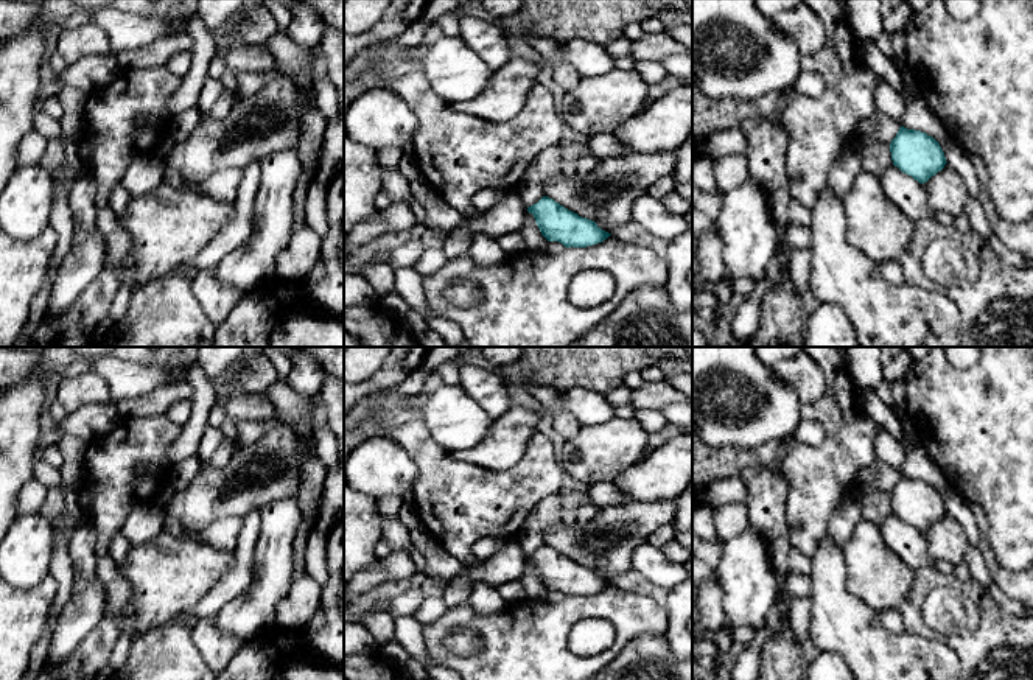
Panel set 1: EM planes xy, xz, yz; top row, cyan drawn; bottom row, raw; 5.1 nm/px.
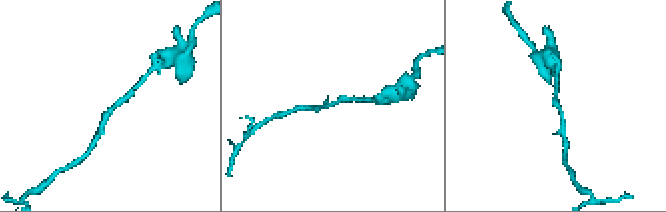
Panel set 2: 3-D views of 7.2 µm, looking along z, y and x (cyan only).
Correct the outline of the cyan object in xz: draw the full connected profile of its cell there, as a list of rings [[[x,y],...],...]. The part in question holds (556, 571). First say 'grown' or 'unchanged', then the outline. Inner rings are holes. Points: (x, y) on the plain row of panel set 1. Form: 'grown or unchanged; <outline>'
unchanged; [[[548,545],[527,556],[527,560],[534,563],[541,584],[548,590],[559,590],[565,596],[593,594],[611,584],[594,570],[579,565]]]

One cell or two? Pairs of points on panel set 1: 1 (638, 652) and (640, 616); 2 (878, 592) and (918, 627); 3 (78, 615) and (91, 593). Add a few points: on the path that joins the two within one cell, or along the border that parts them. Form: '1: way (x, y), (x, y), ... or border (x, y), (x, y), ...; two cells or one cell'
1: border (663, 634), (641, 634), (632, 638), (610, 660); two cells
2: border (915, 576), (910, 593), (898, 609); two cells
3: way (83, 610), (87, 598); one cell

